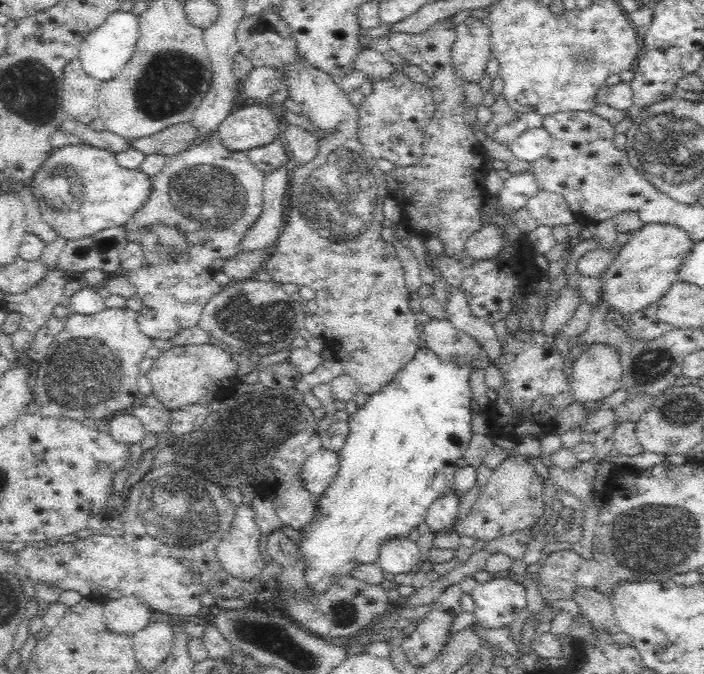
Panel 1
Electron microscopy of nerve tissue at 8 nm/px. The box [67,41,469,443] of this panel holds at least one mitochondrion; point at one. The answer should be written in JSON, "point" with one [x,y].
{"point":[211,198]}

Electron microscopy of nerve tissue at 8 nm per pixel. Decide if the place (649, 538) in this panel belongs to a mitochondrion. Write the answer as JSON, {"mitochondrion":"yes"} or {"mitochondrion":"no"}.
{"mitochondrion":"yes"}

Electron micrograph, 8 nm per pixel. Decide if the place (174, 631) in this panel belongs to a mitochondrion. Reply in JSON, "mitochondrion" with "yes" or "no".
{"mitochondrion":"no"}

